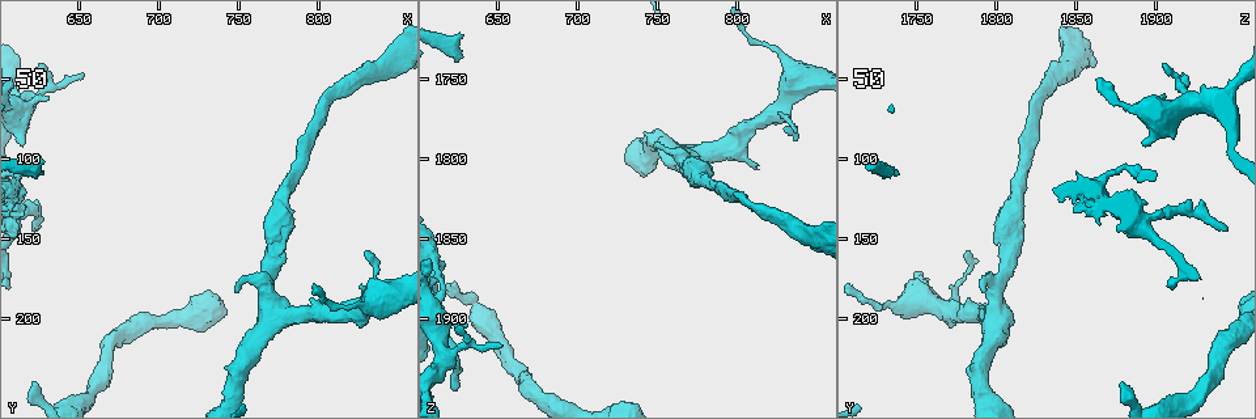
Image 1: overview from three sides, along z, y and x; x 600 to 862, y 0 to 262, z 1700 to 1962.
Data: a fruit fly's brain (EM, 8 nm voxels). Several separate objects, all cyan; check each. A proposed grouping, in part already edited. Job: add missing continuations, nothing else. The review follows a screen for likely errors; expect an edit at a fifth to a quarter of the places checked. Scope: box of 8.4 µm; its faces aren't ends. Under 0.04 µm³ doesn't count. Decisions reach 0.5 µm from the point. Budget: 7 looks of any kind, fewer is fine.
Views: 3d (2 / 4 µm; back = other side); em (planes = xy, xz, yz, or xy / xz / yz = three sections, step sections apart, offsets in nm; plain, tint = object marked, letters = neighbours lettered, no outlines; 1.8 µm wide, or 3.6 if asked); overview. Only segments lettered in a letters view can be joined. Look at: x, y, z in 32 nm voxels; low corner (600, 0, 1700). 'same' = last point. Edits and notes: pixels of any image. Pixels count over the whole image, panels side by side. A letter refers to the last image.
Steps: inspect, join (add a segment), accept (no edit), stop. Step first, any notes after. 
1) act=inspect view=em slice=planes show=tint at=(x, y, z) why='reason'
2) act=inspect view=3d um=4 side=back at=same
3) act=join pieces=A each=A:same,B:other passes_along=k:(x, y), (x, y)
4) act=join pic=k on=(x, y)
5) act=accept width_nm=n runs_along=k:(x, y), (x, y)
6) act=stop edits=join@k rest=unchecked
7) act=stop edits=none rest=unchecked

act=inspect view=em slice=planes show=letters at=(652, 48, 1918) why='branch stops here'

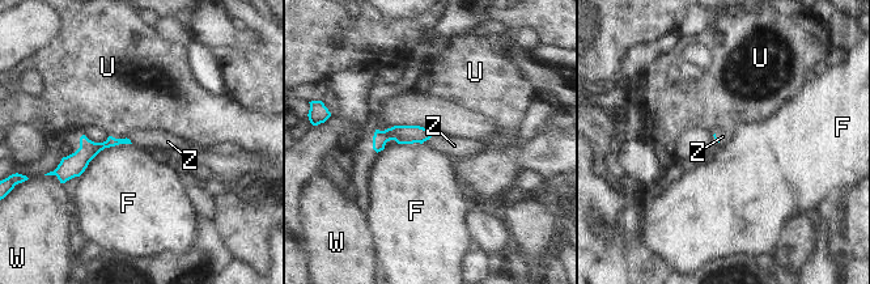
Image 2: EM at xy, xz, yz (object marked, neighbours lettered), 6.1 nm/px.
act=join pieces=Z each=F:other,U:other,W:other,Z:same passes_along=2:(400, 134), (429, 138), (454, 145) found='the neuron continues'

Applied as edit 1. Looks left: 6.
act=inspect view=em um=3.6 slice=xz step=16 show=plain at=(624, 144, 1944) why='thin end'

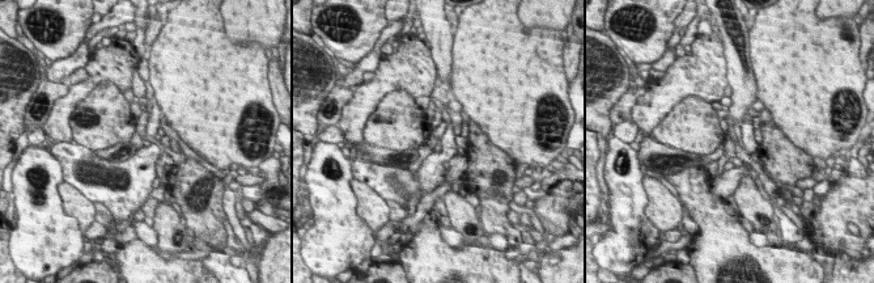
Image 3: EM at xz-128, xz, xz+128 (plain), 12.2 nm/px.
act=inspect view=em um=3.6 slice=xz step=16 show=letters at=same

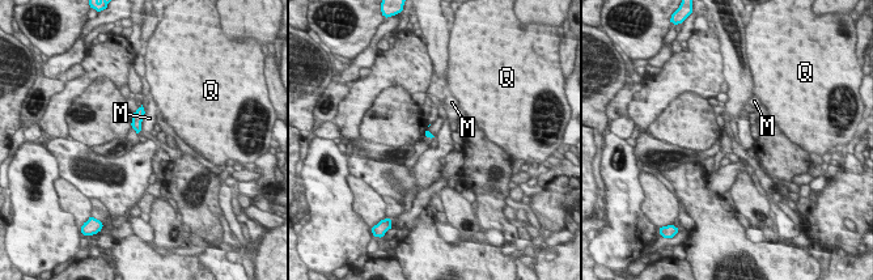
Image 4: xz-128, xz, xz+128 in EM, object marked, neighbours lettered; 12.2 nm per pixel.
act=accept each=M:other,Q:other border=4:(145, 111), (140, 130) found='no lettered segment goes on from it'

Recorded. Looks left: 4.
act=inspect view=em um=3.6 slice=planes show=letters at=(624, 242, 1878) why='long arm stops here'

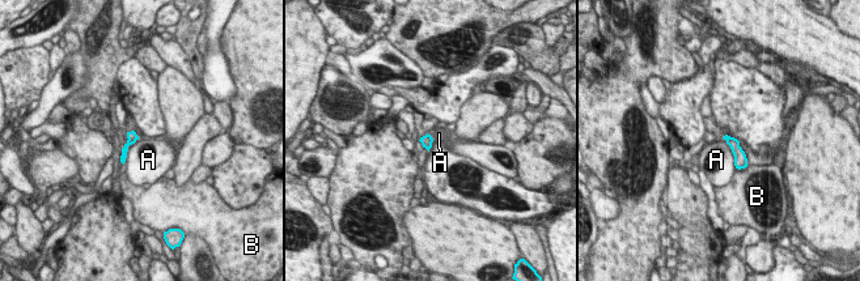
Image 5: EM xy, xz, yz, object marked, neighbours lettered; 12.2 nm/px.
act=accept width_nm=130 each=A:other,B:other border=5:(721, 137), (731, 149), (736, 167) found='none of them fits'

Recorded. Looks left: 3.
act=stop edits=join@2 rest=unchecked

